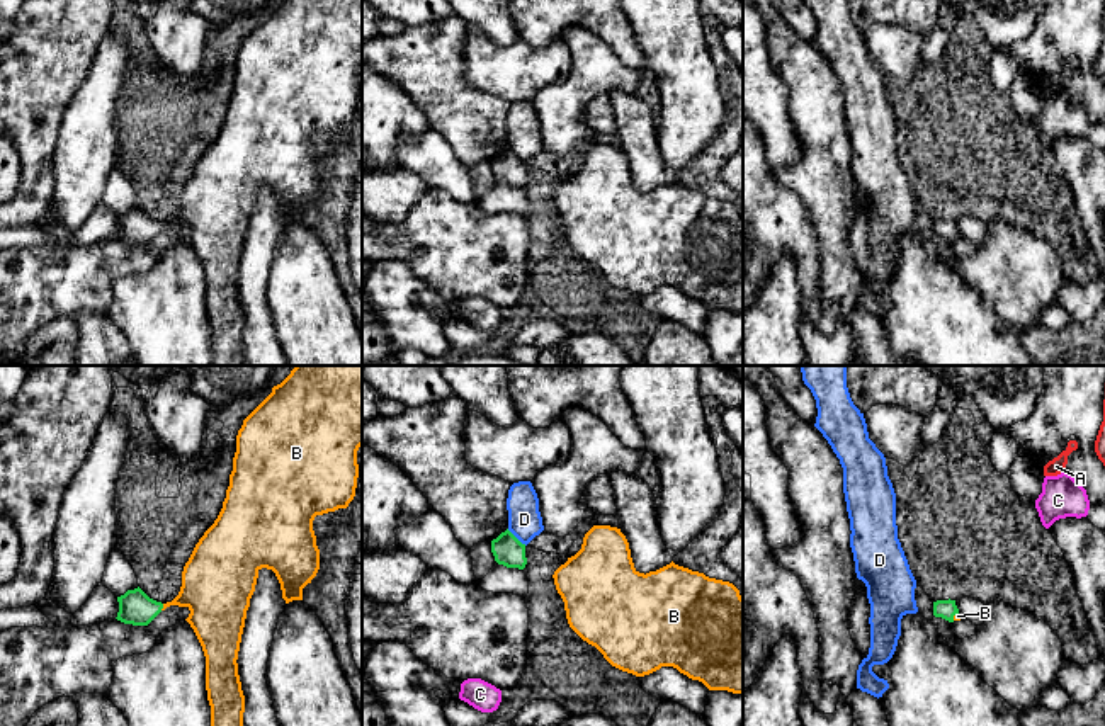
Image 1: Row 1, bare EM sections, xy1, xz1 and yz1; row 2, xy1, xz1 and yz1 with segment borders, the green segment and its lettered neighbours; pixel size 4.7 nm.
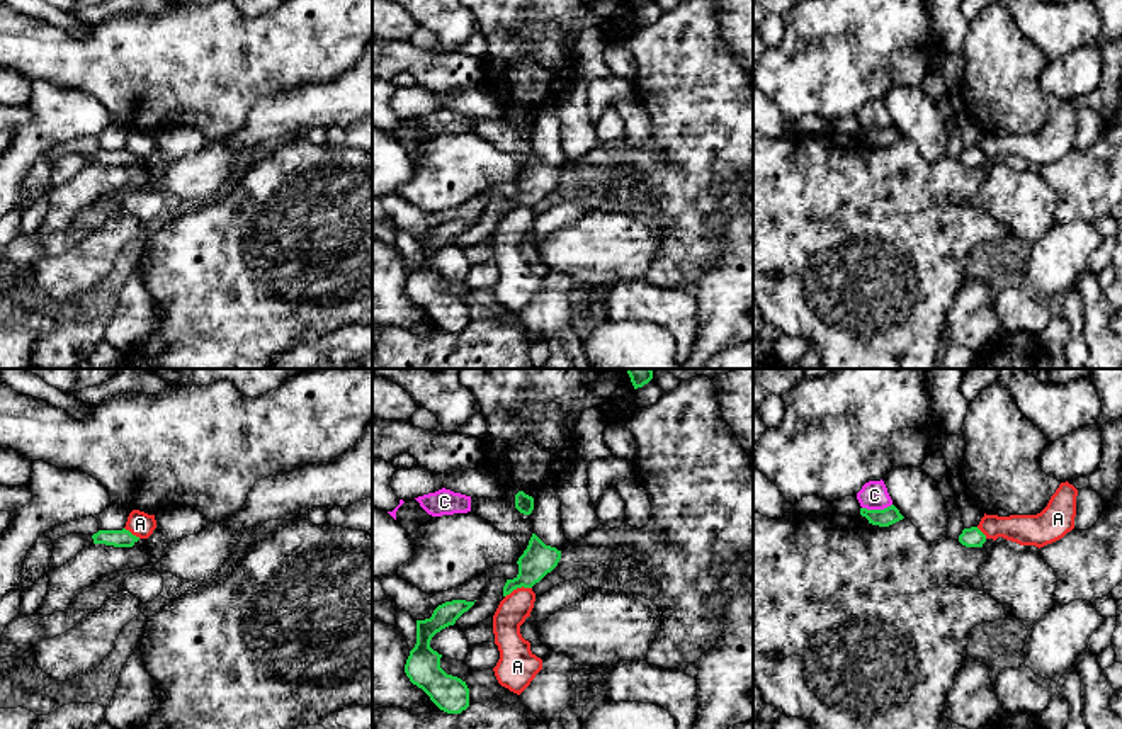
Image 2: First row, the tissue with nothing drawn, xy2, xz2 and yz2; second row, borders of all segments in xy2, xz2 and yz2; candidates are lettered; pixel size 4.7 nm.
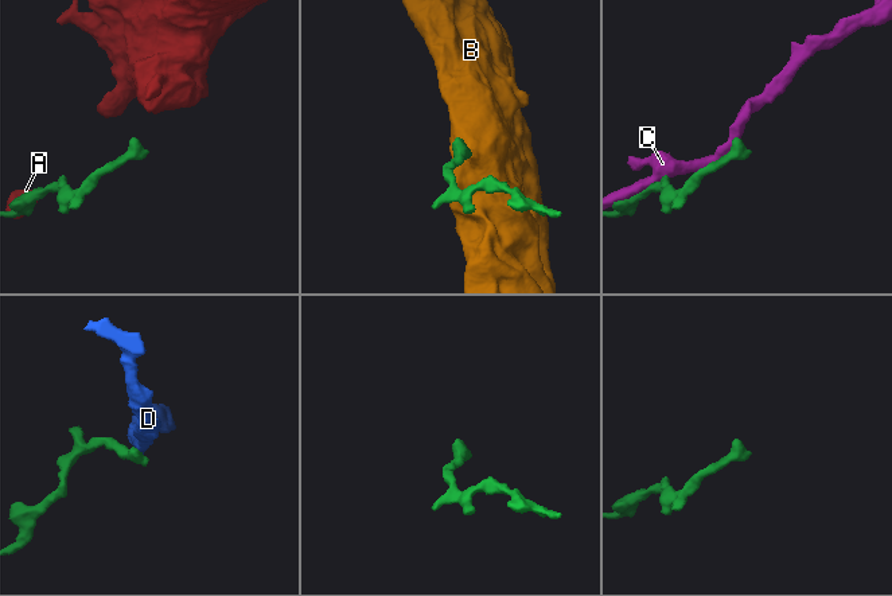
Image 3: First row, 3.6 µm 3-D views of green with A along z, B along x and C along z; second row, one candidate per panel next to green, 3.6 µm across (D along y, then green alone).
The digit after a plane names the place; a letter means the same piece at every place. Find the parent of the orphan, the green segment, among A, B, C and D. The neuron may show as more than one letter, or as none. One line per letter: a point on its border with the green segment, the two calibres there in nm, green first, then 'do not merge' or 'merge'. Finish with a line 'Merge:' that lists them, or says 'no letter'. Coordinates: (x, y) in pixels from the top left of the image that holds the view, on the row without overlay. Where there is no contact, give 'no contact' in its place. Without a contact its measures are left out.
A: xz2 (517, 206) | 160/150 nm | do not merge
B: xy1 (162, 226) | 160/280 nm | merge
C: yz2 (876, 129) | 90/130 nm | do not merge
D: xz1 (515, 157) | 140/160 nm | do not merge
Merge: B

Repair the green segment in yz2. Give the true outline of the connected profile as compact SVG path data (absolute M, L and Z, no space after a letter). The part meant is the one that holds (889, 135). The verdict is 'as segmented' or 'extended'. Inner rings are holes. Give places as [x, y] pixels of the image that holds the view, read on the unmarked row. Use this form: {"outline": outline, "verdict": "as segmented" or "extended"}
{"outline": "M894 124L884 129L860 127L860 134L865 136L869 143L879 144L879 146L889 146L904 138Z", "verdict": "as segmented"}

